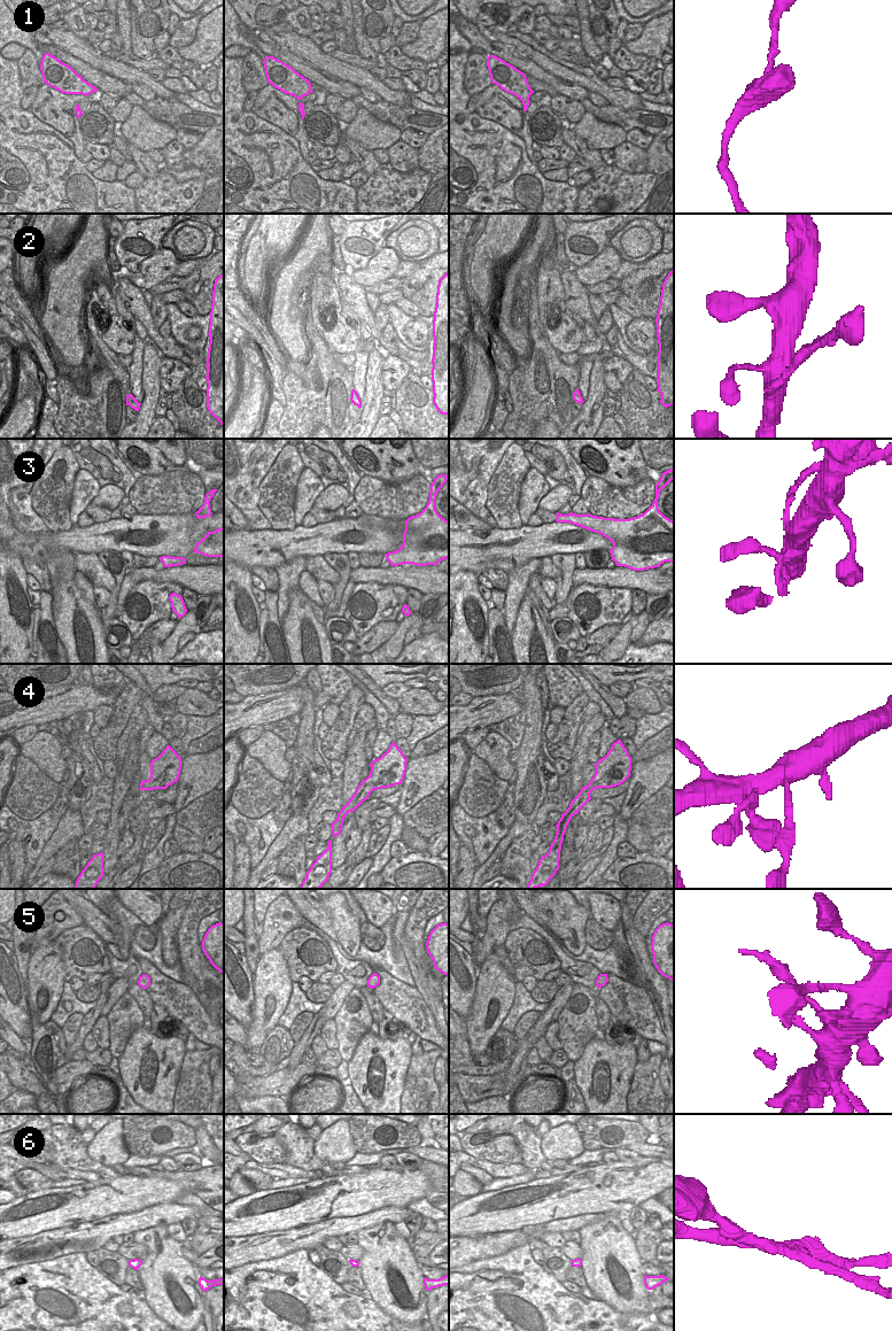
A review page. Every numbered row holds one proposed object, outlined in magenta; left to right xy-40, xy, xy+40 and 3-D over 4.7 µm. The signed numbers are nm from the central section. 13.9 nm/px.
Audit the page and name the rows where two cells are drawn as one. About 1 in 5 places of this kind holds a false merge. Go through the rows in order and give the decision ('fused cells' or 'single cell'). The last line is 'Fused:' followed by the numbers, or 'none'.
1: single cell
2: single cell
3: single cell
4: single cell
5: single cell
6: fused cells
Fused: 6

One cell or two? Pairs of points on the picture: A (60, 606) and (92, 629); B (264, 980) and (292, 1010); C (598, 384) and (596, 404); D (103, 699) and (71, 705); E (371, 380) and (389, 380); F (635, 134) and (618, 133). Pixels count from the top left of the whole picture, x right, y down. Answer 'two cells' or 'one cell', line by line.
A: one cell
B: two cells
C: one cell
D: one cell
E: two cells
F: two cells

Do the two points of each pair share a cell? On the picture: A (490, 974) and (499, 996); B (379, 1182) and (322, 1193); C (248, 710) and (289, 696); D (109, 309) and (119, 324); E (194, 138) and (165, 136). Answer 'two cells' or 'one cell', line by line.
A: one cell
B: one cell
C: one cell
D: two cells
E: two cells

